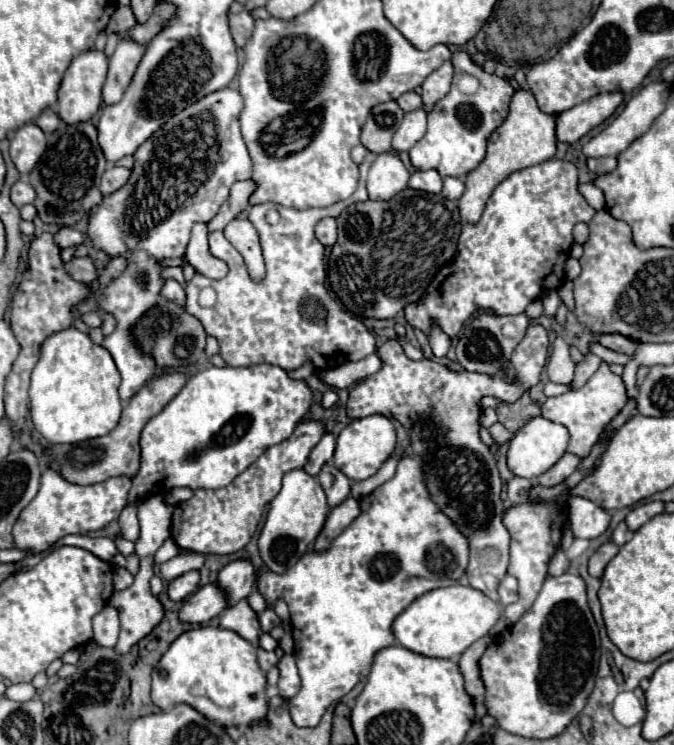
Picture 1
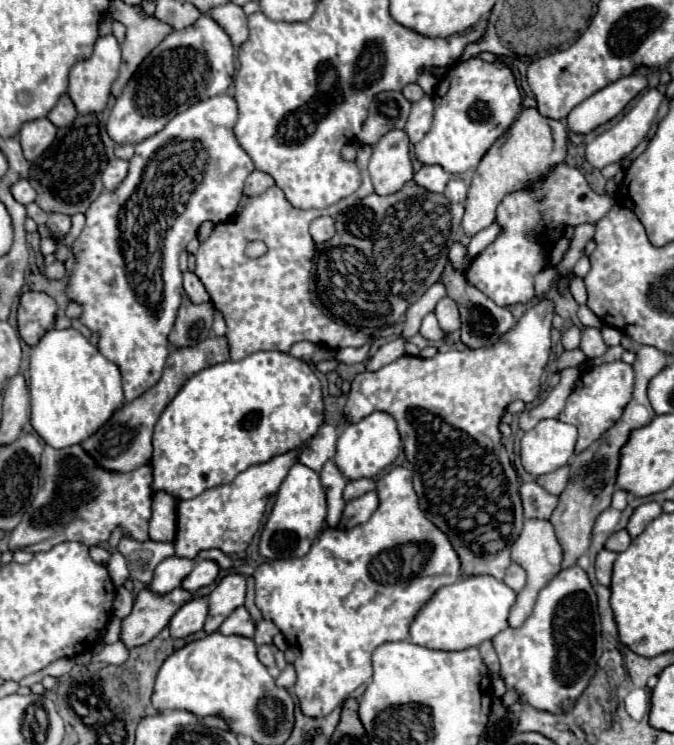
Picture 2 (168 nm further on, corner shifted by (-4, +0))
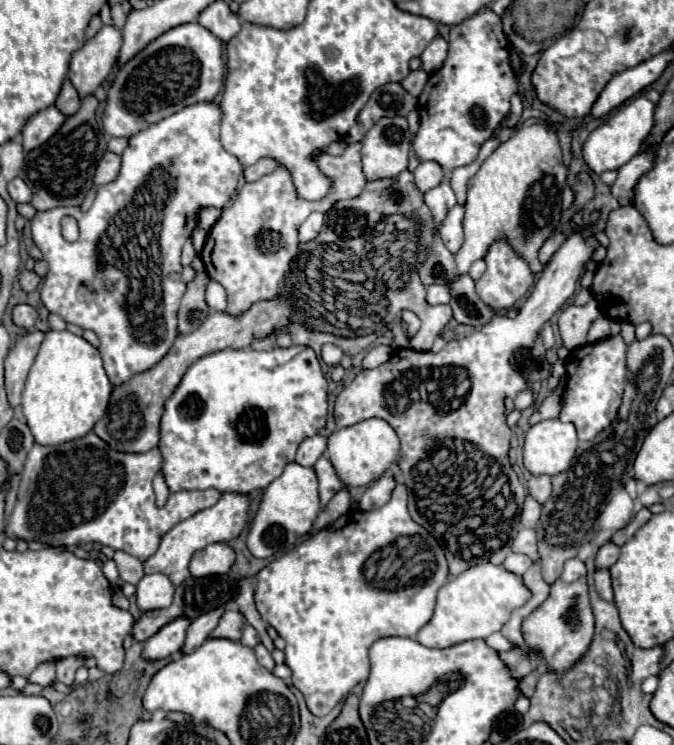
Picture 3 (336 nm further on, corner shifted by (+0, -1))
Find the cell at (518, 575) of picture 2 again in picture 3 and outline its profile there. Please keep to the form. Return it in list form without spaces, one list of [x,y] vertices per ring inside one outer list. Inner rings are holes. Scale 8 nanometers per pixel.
[[[508,554],[502,566],[504,566],[506,570],[510,570],[512,574],[522,576],[522,574],[530,568],[530,558],[524,556],[524,554]]]

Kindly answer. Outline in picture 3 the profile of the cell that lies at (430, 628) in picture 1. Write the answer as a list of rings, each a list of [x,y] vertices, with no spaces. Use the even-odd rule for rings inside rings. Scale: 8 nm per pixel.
[[[490,562],[472,566],[464,570],[460,576],[454,576],[450,582],[446,582],[440,588],[434,616],[426,626],[420,628],[416,640],[422,646],[448,648],[460,642],[488,638],[492,632],[502,630],[512,610],[524,606],[528,598],[530,598],[530,590],[524,586],[520,576]]]

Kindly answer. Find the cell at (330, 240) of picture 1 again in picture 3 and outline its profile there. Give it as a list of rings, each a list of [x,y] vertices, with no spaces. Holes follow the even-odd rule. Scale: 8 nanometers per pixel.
[[[312,212],[312,214],[304,220],[304,224],[300,226],[300,242],[310,242],[310,240],[314,240],[314,238],[320,234],[322,224],[324,224],[324,216],[322,216],[320,212]]]

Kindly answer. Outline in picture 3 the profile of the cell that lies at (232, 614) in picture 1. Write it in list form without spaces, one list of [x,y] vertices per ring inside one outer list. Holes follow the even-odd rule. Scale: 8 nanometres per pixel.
[[[228,608],[210,636],[212,638],[240,640],[242,638],[242,630],[244,630],[244,618],[242,618],[242,614],[236,608]]]

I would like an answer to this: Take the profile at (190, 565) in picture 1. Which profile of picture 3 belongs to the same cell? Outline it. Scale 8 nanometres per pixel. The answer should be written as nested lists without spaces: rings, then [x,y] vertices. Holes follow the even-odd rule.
[[[146,574],[136,586],[136,600],[140,612],[168,608],[172,604],[174,584],[166,574]]]

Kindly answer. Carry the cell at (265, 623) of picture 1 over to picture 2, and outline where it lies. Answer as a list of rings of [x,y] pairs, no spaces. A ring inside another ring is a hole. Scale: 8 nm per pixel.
[[[260,621],[256,625],[256,635],[254,635],[254,641],[256,641],[256,645],[270,644],[273,637],[279,632],[279,629],[272,621]]]

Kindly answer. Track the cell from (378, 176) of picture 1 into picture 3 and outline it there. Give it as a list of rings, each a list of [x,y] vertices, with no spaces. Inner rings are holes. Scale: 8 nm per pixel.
[[[402,116],[380,118],[362,140],[362,168],[368,182],[396,178],[408,168],[412,134]]]

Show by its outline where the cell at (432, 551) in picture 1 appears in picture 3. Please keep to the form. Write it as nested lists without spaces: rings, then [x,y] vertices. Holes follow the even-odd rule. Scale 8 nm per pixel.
[[[398,482],[390,502],[372,512],[352,512],[348,522],[324,528],[292,552],[276,558],[258,572],[256,608],[286,640],[286,664],[292,670],[292,684],[304,694],[306,706],[314,716],[326,716],[358,682],[368,678],[368,648],[378,638],[414,638],[432,618],[438,590],[448,580],[448,564],[438,542],[418,526],[406,508],[406,486]],[[430,560],[426,566],[424,562]]]

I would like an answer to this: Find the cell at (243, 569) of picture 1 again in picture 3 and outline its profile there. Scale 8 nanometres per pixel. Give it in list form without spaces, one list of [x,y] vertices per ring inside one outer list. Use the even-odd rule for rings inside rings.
[[[218,606],[202,616],[198,616],[196,620],[192,620],[190,628],[188,628],[188,634],[186,634],[186,644],[184,644],[184,652],[194,652],[196,648],[200,648],[204,644],[204,640],[210,636],[210,632],[218,626],[220,618],[224,614],[224,606]]]

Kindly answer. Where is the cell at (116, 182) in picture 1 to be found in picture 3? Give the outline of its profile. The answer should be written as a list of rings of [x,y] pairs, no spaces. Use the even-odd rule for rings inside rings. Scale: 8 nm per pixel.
[[[106,152],[104,158],[100,160],[98,168],[96,168],[94,184],[96,184],[96,186],[102,186],[102,184],[106,184],[106,182],[112,182],[112,180],[118,176],[118,172],[120,172],[120,162],[122,162],[120,156],[116,156],[116,154],[112,154],[112,152]]]

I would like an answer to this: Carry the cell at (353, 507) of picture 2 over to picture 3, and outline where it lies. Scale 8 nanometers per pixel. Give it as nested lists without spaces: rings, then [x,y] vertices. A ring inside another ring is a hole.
[[[386,474],[382,478],[378,478],[376,482],[372,482],[366,492],[362,494],[360,502],[358,502],[358,508],[362,512],[370,512],[370,510],[376,510],[380,506],[384,506],[388,500],[390,500],[390,494],[392,494],[392,488],[394,488],[394,476]]]

